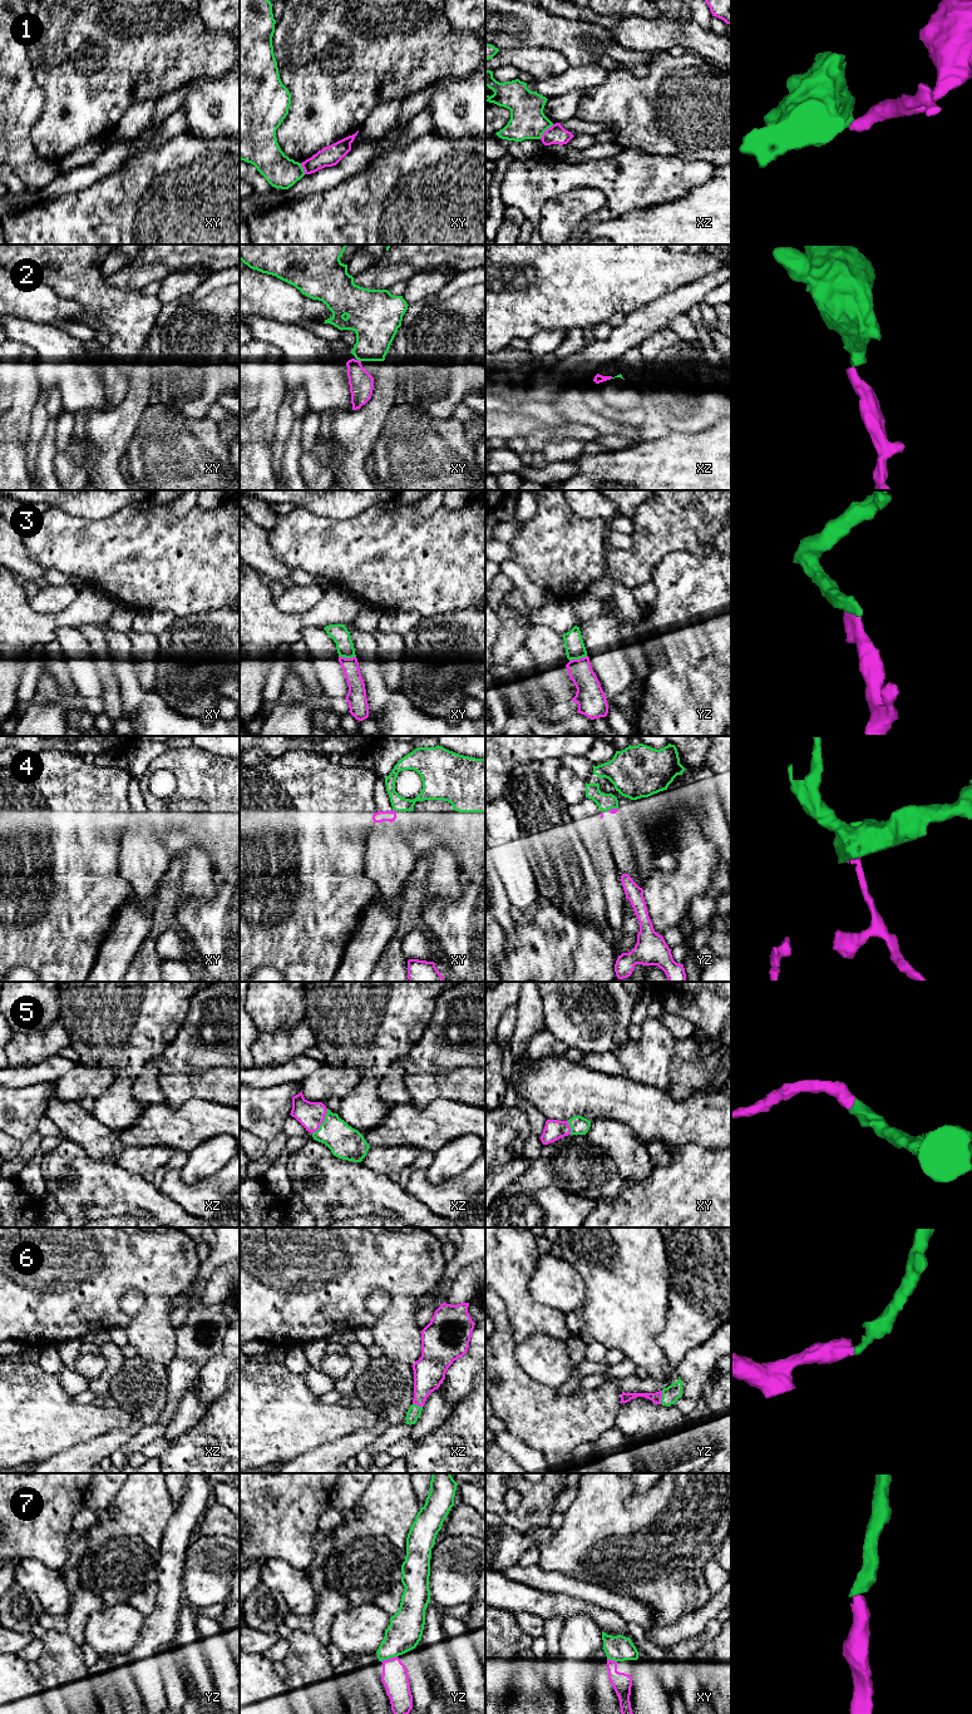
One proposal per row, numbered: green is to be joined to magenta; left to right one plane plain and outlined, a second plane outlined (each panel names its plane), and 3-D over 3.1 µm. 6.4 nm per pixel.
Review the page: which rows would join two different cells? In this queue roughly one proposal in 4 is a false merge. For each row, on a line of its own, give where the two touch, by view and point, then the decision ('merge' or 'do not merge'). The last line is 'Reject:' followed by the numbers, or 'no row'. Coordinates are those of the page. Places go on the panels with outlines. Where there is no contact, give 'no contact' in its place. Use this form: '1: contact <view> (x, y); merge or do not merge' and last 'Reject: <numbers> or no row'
1: contact xz (546, 131); do not merge
2: contact xy (358, 360); do not merge
3: contact yz (580, 658); merge
4: contact xy (394, 810); do not merge
5: contact xz (322, 1121); merge
6: contact yz (661, 1397); merge
7: contact yz (389, 1659); merge
Reject: 1, 2, 4

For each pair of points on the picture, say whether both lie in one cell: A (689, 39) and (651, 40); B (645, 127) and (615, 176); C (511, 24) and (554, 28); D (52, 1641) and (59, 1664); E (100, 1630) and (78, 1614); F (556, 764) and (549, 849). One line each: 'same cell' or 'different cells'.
A: same cell
B: different cells
C: same cell
D: same cell
E: different cells
F: same cell

